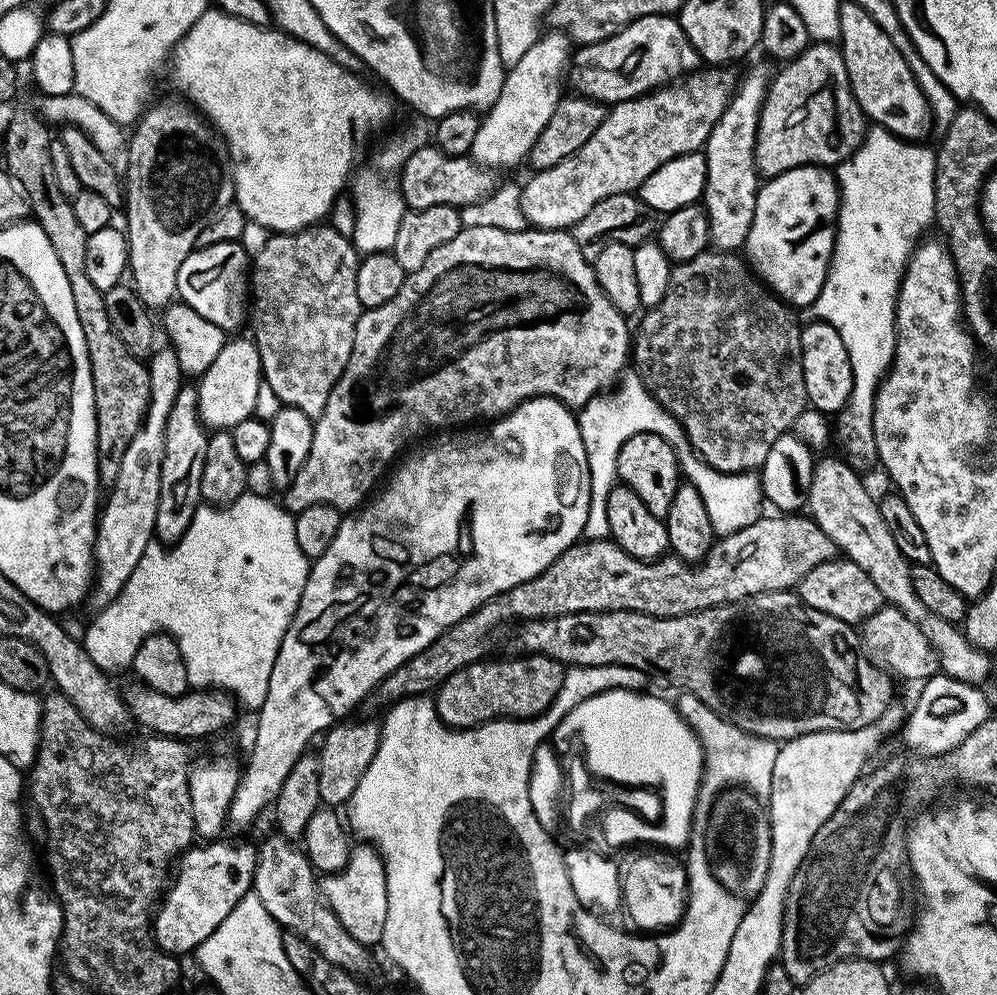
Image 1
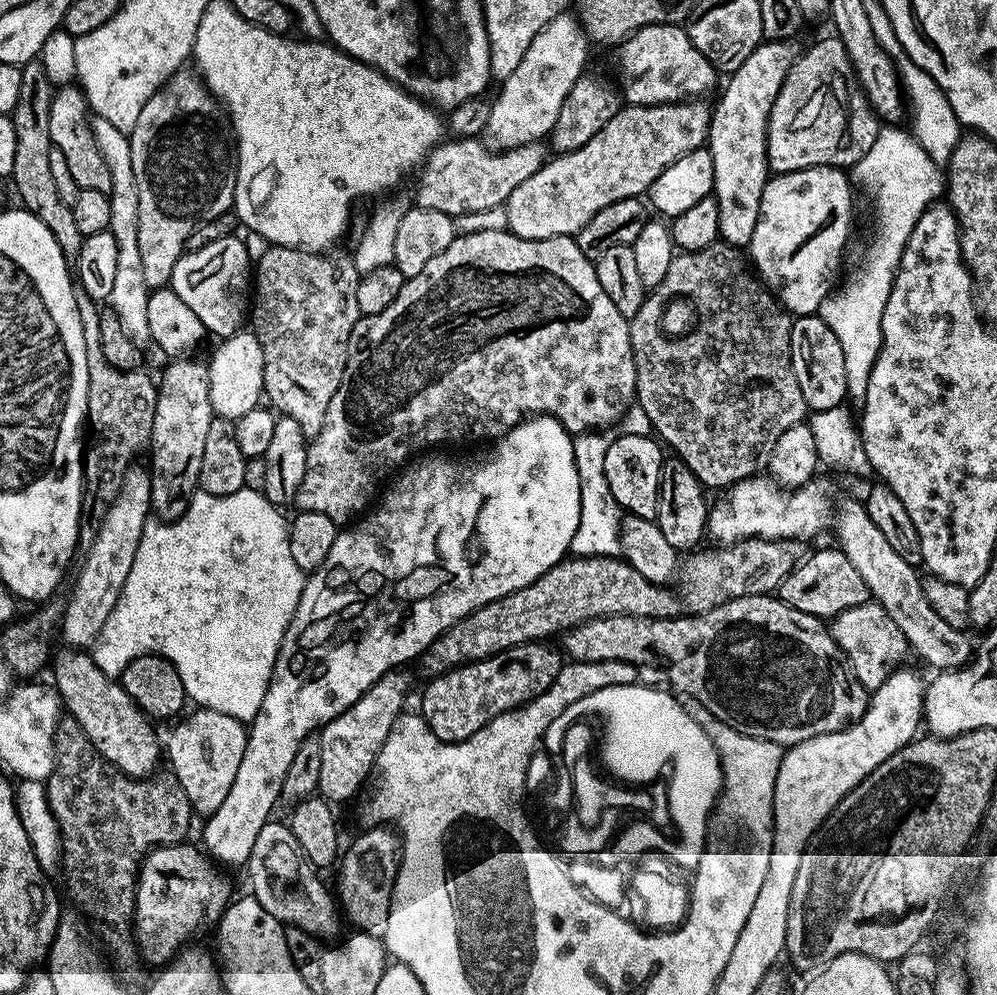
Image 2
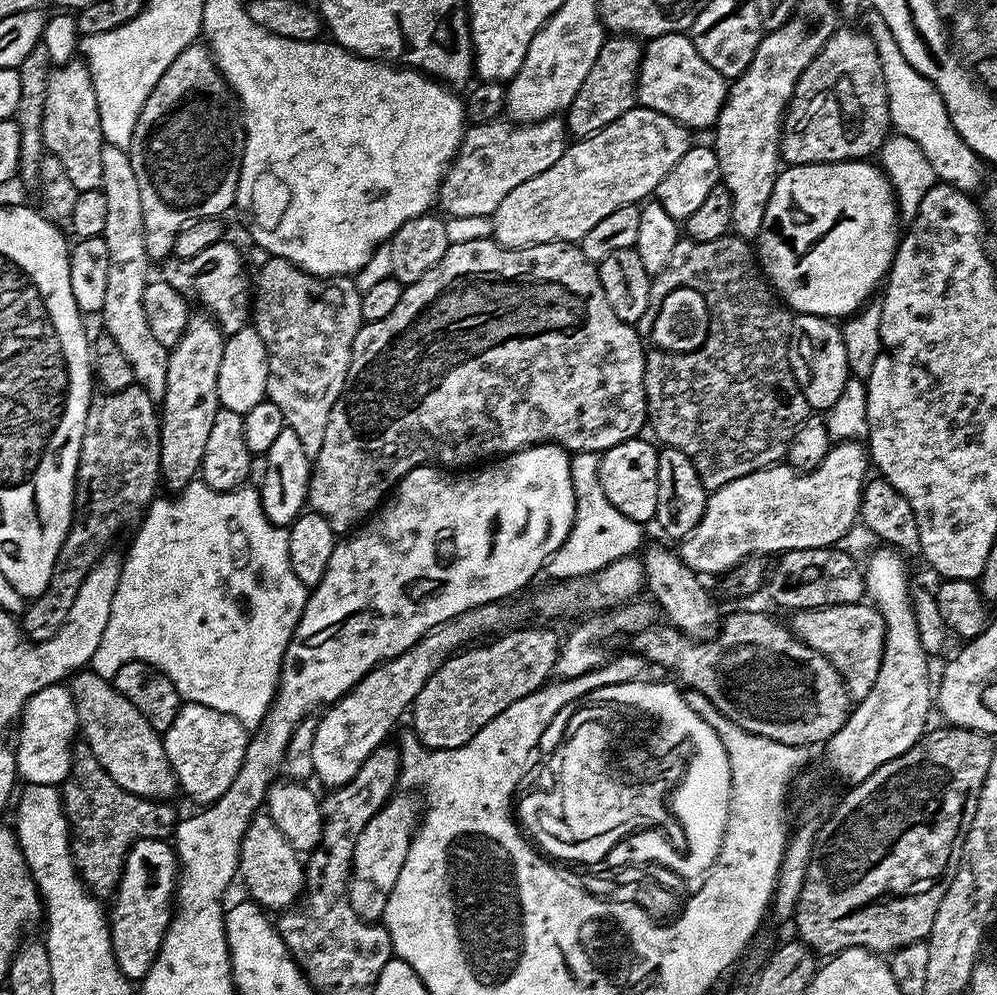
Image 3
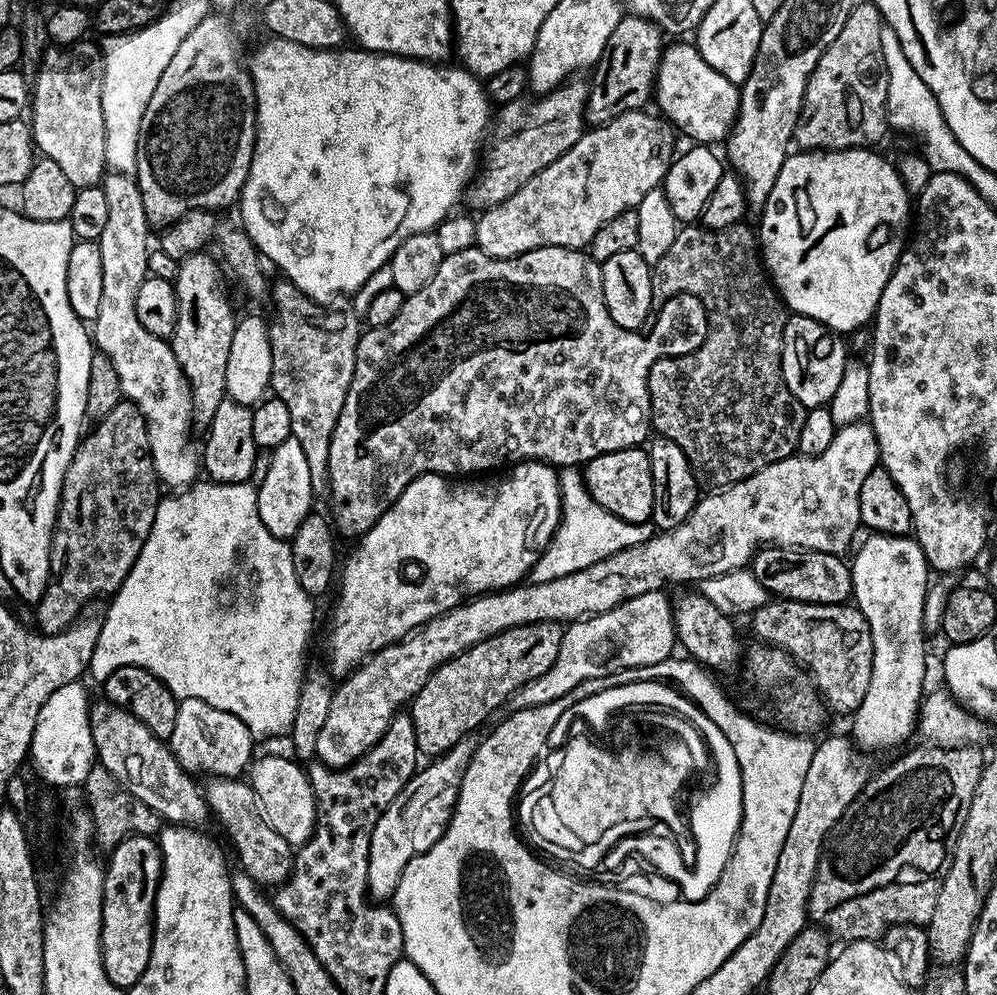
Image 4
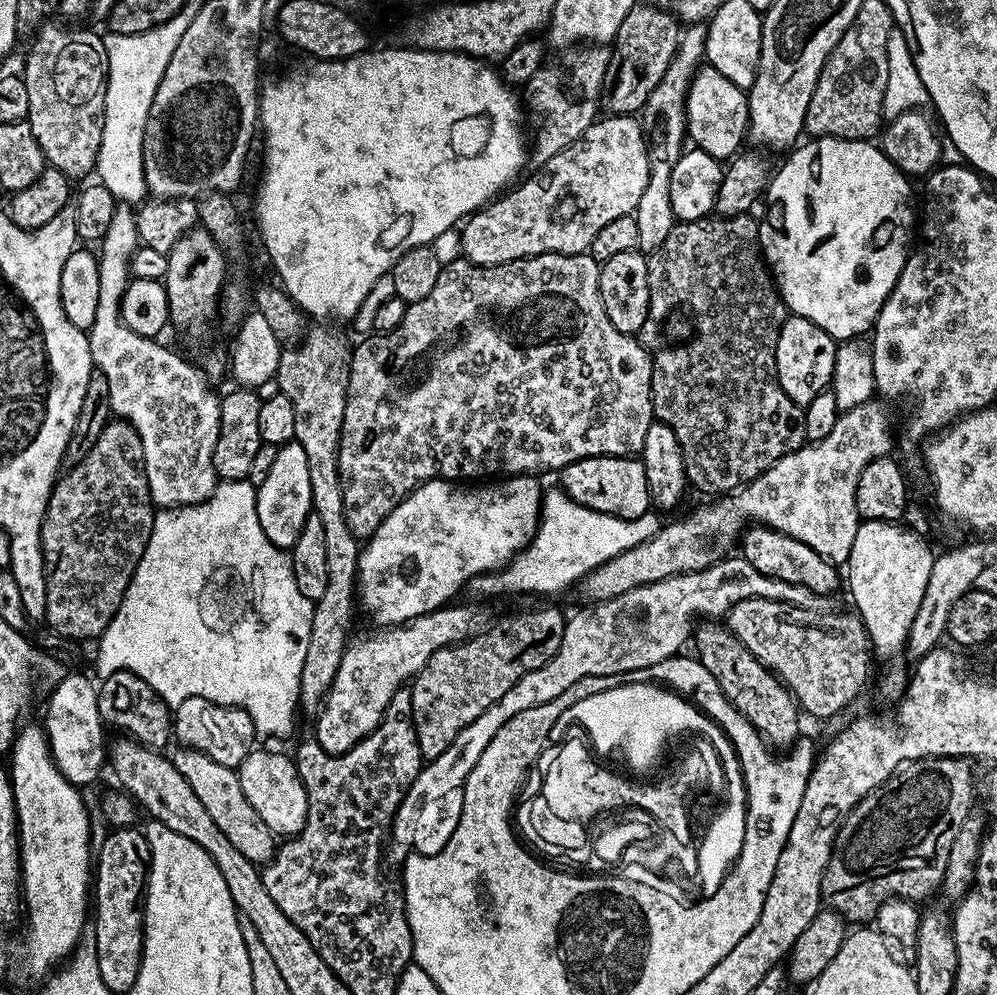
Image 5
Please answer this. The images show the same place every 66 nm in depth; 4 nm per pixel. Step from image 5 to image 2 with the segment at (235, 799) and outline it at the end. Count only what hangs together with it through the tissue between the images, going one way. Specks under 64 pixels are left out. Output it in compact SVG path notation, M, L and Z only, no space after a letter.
M272 822L258 830L246 871L252 883L251 896L260 903L262 910L274 914L274 918L278 918L281 924L297 928L323 942L332 942L339 934L341 917L337 901L324 889L320 881L321 873L306 858L287 823Z

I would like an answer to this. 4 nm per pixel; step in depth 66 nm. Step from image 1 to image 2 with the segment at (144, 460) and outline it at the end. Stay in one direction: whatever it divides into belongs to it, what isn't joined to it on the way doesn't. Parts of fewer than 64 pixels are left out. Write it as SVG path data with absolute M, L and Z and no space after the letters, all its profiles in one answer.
M133 466L128 469L122 490L118 498L109 505L104 519L99 521L88 553L84 556L84 565L76 576L76 585L72 588L72 597L64 608L65 645L76 650L91 649L98 638L126 578L130 575L130 565L134 563L134 554L138 554L138 542L142 542L142 530L148 525L152 512L152 473L147 467Z

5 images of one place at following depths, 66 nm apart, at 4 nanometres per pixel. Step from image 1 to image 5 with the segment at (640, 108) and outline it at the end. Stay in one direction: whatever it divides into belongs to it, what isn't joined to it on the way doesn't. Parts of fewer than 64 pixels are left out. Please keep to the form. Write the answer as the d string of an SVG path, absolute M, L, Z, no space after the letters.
M608 114L597 119L595 124L591 124L586 130L586 134L582 134L579 138L569 146L563 148L558 154L554 154L554 158L543 161L539 165L540 169L533 174L529 180L521 179L511 190L505 191L499 198L491 201L487 206L471 213L463 221L460 233L460 251L463 259L469 260L471 264L508 264L512 260L525 260L527 256L541 256L547 252L561 252L567 256L578 256L587 253L592 246L592 239L598 234L598 230L602 230L602 226L606 226L606 222L614 222L614 218L619 216L631 216L636 211L638 202L642 198L642 190L646 190L646 182L648 181L648 170L650 167L650 144L644 141L644 136L640 133L640 124L636 121L637 117L632 114Z

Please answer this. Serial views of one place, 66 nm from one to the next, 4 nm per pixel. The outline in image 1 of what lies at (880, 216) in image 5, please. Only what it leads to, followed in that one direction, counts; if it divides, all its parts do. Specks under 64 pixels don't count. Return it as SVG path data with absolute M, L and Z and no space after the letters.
M807 164L786 170L782 175L765 179L761 183L754 206L754 222L750 222L748 231L746 260L754 269L755 275L785 304L797 309L807 309L818 298L828 277L828 267L832 265L839 214L840 185L827 167Z

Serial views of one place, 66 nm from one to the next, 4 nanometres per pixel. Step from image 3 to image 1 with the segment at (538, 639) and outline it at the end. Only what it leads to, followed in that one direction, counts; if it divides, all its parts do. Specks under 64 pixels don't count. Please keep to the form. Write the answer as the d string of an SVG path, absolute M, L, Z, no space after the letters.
M516 654L513 660L485 658L446 678L434 692L436 712L450 728L478 728L490 720L526 720L547 710L558 698L566 671L554 658Z

